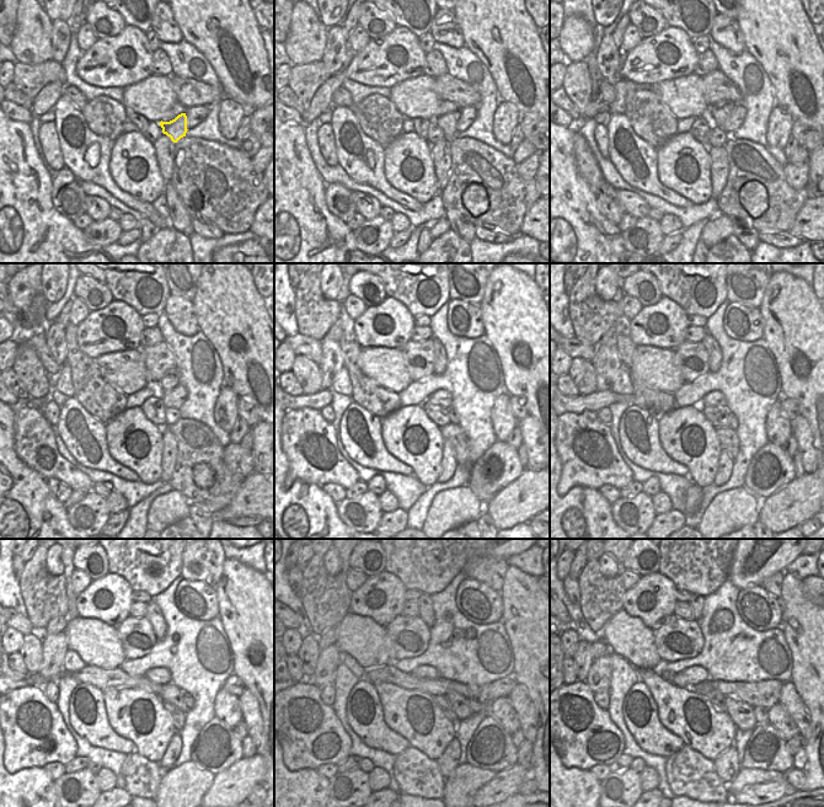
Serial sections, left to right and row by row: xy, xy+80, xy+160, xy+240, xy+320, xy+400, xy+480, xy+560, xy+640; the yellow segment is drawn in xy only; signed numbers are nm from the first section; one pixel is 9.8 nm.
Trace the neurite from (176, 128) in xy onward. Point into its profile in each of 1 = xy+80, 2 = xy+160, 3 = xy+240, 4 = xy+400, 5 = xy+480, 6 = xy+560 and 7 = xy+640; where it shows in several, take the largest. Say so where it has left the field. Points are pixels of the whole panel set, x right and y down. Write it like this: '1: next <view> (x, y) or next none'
1: next xy+80 (448, 122)
2: next xy+160 (721, 112)
3: next xy+240 (170, 380)
4: next xy+400 (715, 353)
5: next xy+480 (154, 615)
6: next xy+560 (424, 603)
7: next xy+640 (696, 602)

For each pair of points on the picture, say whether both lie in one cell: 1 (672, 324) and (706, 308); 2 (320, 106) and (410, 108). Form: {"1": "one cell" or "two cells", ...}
{"1": "two cells", "2": "two cells"}

